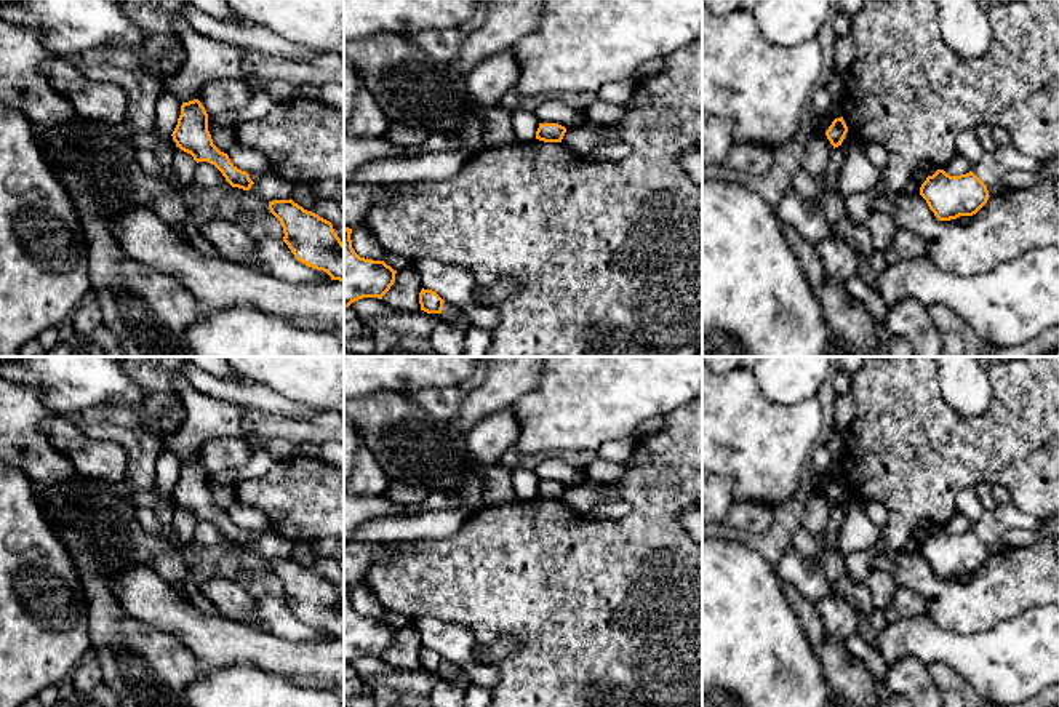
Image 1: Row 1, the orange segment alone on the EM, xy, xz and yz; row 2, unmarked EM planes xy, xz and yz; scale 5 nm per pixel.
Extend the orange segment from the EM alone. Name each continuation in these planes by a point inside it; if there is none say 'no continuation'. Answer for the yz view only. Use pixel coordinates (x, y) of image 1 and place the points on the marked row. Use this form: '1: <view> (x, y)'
no continuation

